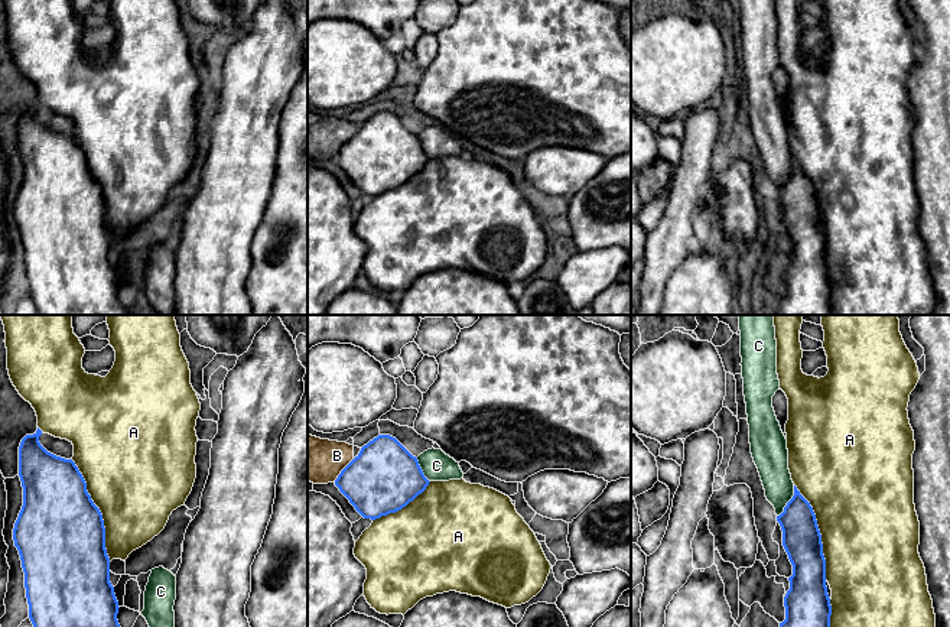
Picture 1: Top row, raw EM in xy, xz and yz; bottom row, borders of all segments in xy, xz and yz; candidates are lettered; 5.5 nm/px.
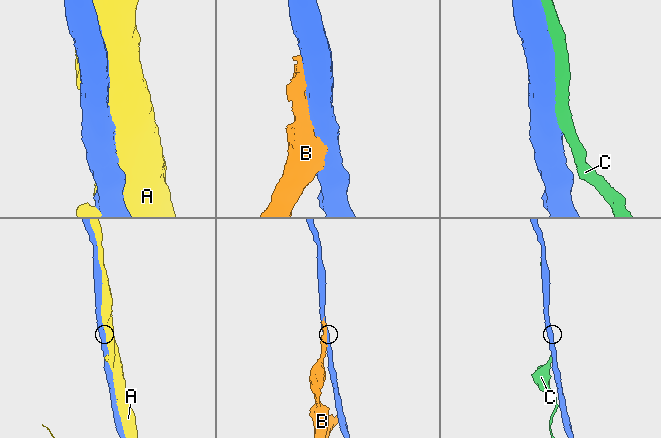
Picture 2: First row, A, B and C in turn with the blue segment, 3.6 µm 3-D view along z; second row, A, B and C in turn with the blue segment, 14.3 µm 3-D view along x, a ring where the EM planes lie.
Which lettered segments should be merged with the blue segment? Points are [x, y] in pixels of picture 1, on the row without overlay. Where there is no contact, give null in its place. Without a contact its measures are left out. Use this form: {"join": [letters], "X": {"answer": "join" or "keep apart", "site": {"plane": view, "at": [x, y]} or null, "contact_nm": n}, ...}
{"join": ["A"], "A": {"answer": "join", "site": {"plane": "xy", "at": [98, 187]}, "contact_nm": 600}, "B": {"answer": "keep apart", "site": {"plane": "xz", "at": [342, 146]}, "contact_nm": 180}, "C": {"answer": "keep apart", "site": {"plane": "yz", "at": [789, 178]}, "contact_nm": 200}}

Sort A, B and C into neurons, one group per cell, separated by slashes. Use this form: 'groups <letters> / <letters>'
groups A / B / C

